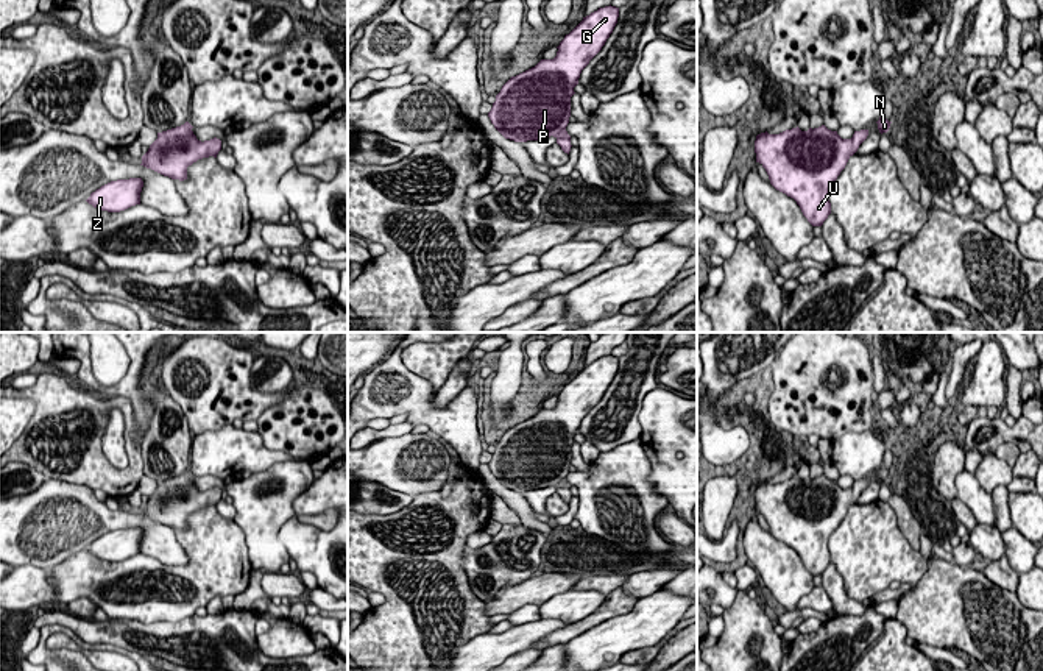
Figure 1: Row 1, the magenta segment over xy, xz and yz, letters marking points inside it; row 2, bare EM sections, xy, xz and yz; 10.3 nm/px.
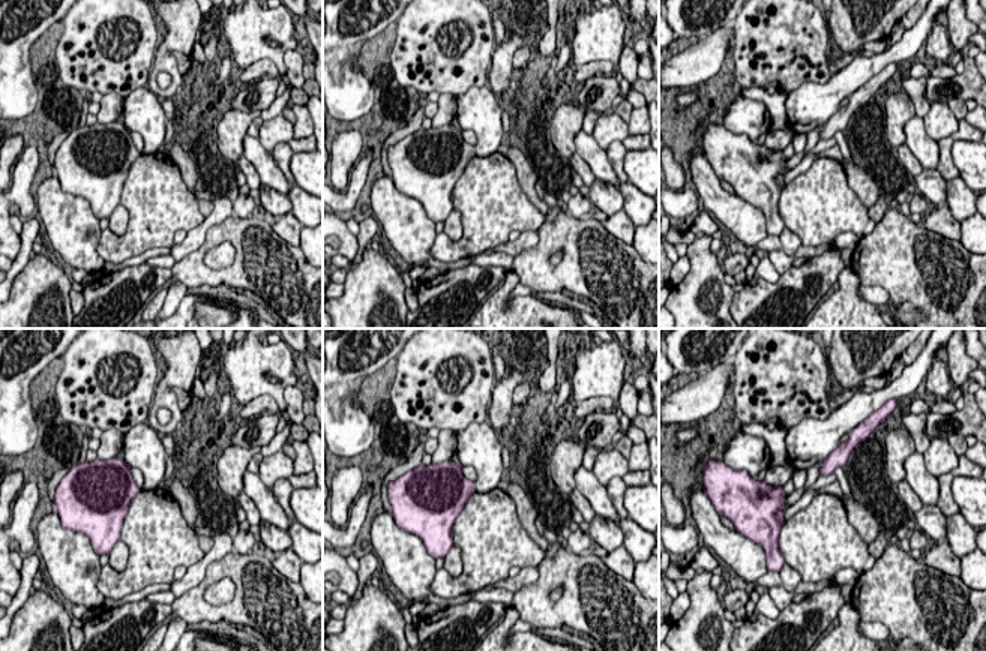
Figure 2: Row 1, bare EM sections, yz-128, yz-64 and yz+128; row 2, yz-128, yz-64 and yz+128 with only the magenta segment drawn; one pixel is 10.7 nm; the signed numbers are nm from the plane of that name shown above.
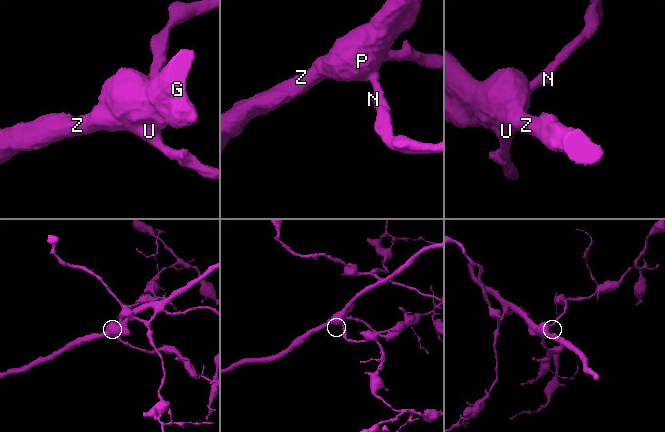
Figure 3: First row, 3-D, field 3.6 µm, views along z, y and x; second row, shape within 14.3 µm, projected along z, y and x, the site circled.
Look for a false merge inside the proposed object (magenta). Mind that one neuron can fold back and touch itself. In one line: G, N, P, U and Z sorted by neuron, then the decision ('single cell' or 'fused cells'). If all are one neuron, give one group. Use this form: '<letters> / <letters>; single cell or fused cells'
G N P U Z; single cell

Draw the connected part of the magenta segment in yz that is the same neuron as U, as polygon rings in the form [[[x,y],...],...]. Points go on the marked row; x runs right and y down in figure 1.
[[[825,125],[808,131],[797,126],[780,134],[765,131],[758,134],[755,140],[756,162],[765,169],[770,184],[776,190],[797,201],[812,226],[822,226],[831,214],[829,186],[837,179],[867,136],[868,130],[861,130],[854,131],[851,139],[842,139],[837,131],[831,131]]]

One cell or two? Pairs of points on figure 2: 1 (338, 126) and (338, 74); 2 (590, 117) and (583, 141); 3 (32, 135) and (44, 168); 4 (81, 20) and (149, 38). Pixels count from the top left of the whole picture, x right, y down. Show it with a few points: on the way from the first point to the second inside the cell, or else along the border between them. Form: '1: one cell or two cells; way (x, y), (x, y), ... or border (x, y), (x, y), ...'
1: two cells; border (360, 117), (351, 122), (338, 120)
2: two cells; border (581, 129), (592, 135)
3: one cell; way (39, 143), (44, 161)
4: one cell; way (92, 44), (107, 65), (132, 62)

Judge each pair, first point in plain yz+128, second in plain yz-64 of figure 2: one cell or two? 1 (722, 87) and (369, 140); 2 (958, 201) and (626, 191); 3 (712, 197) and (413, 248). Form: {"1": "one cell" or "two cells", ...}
{"1": "one cell", "2": "one cell", "3": "one cell"}

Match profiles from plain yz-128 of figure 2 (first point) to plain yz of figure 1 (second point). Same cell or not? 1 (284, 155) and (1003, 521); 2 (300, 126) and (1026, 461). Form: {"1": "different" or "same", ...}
{"1": "same", "2": "same"}

